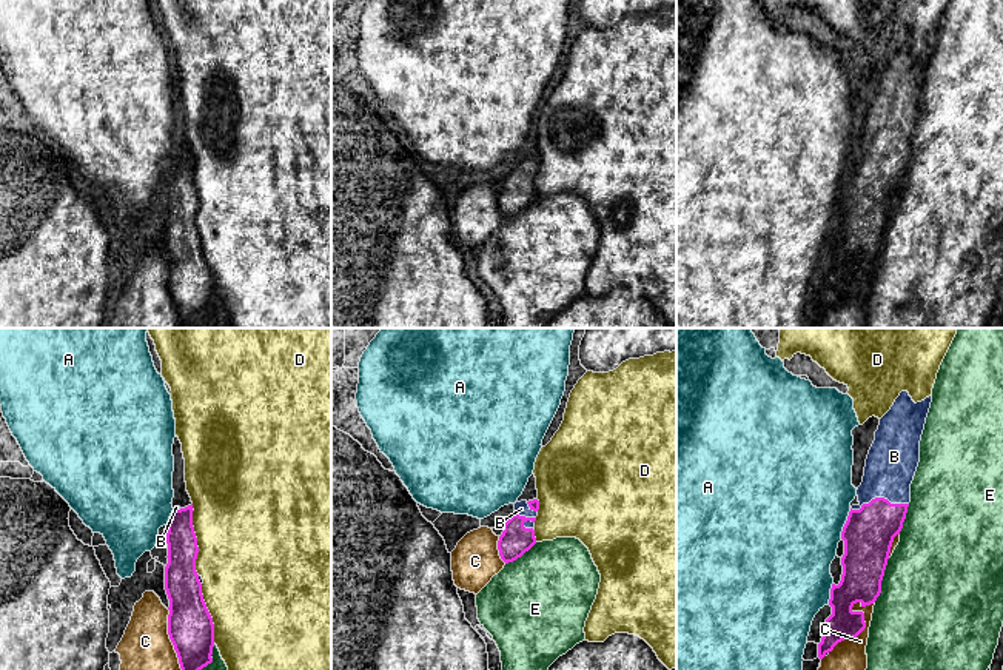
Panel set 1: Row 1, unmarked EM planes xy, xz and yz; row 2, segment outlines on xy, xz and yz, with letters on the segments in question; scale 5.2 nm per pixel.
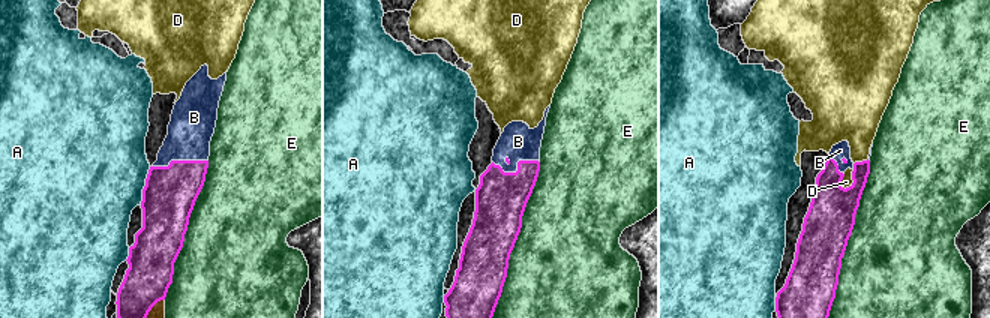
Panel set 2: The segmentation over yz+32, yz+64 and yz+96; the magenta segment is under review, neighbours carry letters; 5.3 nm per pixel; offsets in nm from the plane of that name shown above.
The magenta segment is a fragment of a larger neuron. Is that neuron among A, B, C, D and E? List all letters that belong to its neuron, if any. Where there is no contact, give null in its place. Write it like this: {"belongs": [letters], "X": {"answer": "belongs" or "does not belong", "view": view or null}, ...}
{"belongs": ["B"], "A": {"answer": "does not belong", "view": "yz"}, "B": {"answer": "belongs", "view": "yz"}, "C": {"answer": "does not belong", "view": "yz"}, "D": {"answer": "does not belong", "view": "xy"}, "E": {"answer": "does not belong", "view": "yz"}}

